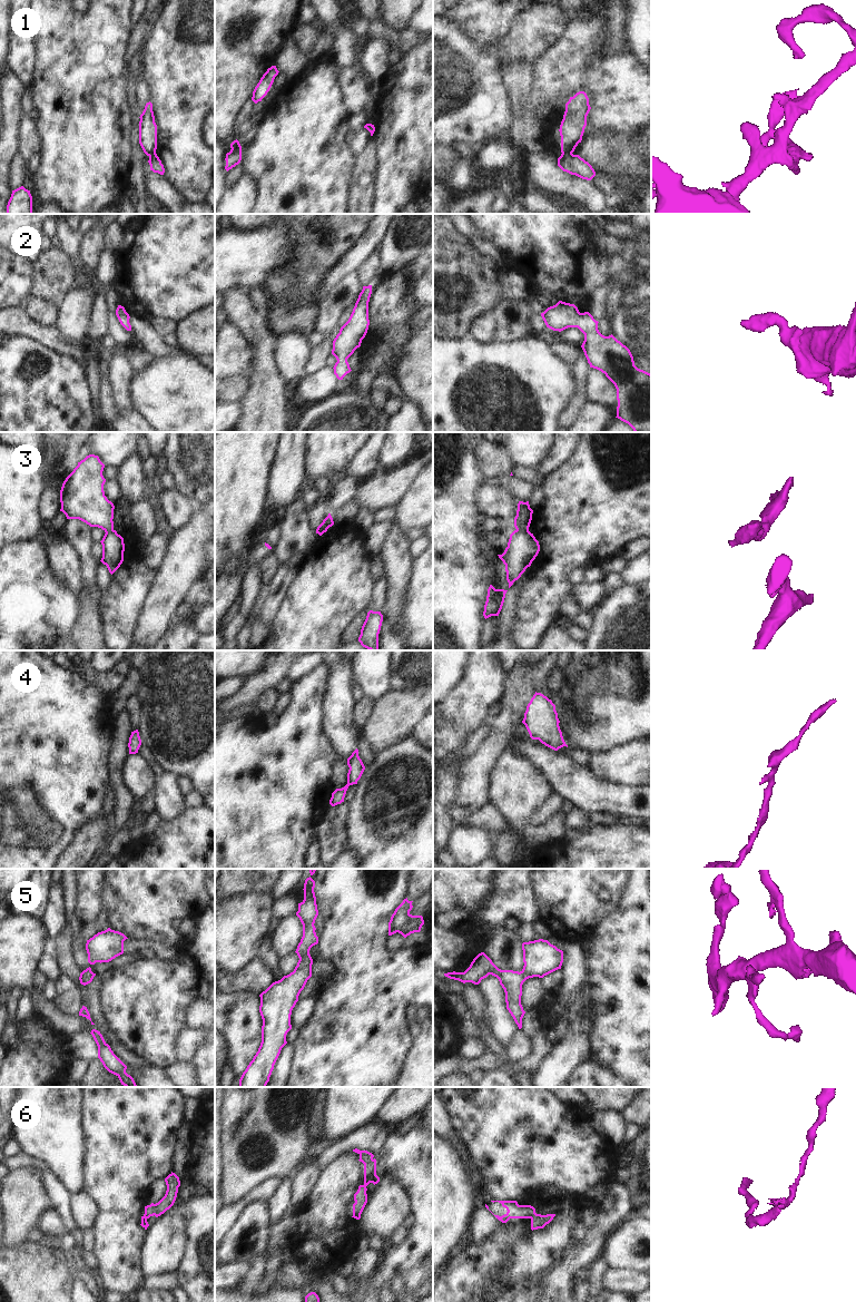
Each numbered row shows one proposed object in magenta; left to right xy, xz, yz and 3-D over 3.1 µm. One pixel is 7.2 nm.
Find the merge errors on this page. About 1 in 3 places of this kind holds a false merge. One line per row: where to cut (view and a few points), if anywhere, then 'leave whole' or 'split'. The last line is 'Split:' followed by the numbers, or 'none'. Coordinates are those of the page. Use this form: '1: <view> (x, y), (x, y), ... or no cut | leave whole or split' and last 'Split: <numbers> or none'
1: yz (571, 153), (562, 154) | split
2: no cut | leave whole
3: yz (517, 529), (528, 531) | split
4: no cut | leave whole
5: no cut | leave whole
6: yz (535, 1213), (530, 1217) | split
Split: 1, 3, 6

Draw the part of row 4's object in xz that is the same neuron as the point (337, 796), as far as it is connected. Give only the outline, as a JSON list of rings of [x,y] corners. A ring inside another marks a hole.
[[[357,748],[347,758],[347,765],[350,767],[348,773],[347,773],[347,784],[342,789],[336,789],[332,793],[332,797],[329,800],[329,804],[332,806],[335,806],[335,805],[344,802],[344,797],[345,797],[348,786],[353,785],[353,784],[357,784],[357,781],[361,779],[361,776],[365,770],[365,766],[358,756]]]

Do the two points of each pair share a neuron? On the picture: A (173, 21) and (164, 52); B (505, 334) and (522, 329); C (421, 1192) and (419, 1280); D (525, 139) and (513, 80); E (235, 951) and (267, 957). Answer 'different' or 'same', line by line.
A: same
B: same
C: different
D: same
E: different

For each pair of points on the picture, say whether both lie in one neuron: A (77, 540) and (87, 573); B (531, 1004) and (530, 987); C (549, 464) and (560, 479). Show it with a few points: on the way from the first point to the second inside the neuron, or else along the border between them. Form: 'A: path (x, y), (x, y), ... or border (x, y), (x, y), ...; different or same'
A: path (82, 548), (87, 565); same
B: path (531, 999), (531, 991); same
C: border (572, 451), (545, 478); different

